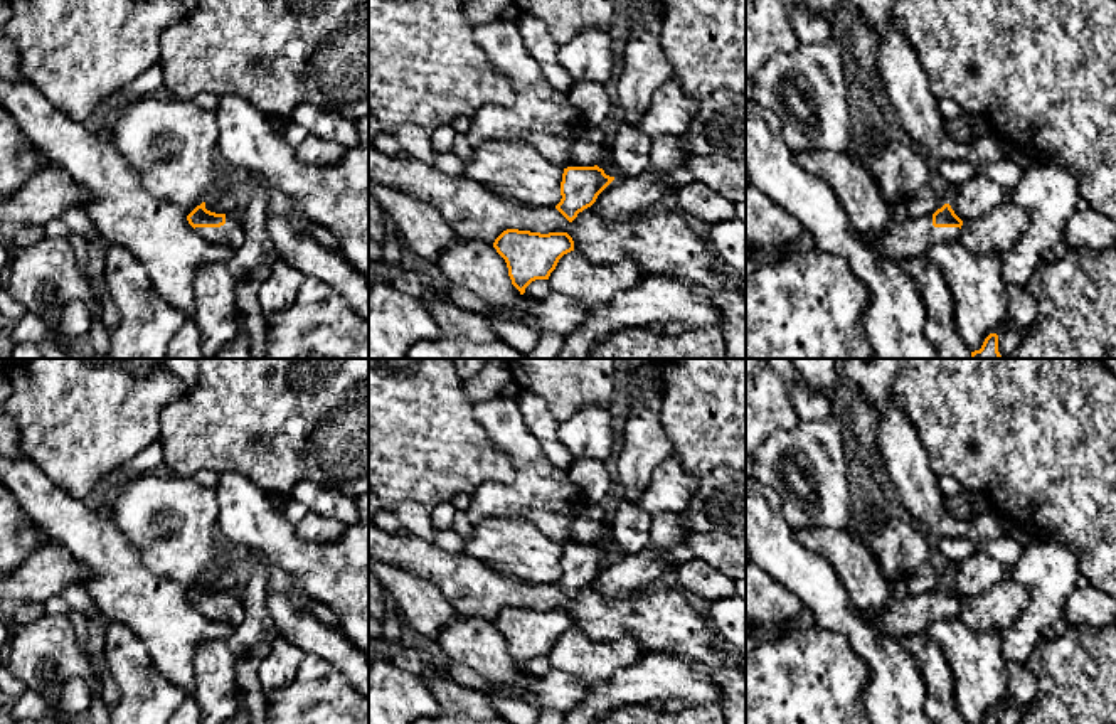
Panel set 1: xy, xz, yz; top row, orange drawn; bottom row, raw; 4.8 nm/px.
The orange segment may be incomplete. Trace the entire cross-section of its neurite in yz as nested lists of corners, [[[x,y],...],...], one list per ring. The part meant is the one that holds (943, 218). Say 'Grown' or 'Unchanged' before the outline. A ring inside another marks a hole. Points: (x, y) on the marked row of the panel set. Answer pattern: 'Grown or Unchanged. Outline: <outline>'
Grown. Outline: [[[944,204],[933,216],[892,221],[887,234],[882,239],[860,236],[855,229],[853,232],[858,239],[872,246],[875,253],[892,261],[901,261],[901,259],[924,258],[934,244],[958,239],[961,226],[963,221],[954,214],[949,204]]]

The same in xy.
Grown. Outline: [[[202,202],[187,216],[187,221],[199,236],[214,244],[227,246],[236,251],[244,242],[244,229],[237,212],[215,214],[207,210],[205,202]]]

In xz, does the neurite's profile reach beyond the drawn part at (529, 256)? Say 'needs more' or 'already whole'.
already whole

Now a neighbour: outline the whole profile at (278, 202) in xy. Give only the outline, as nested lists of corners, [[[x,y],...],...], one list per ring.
[[[239,170],[237,178],[254,178],[268,190],[268,207],[274,216],[291,214],[295,217],[310,219],[310,216],[284,192],[281,192],[274,184],[271,184],[264,175],[256,170]]]

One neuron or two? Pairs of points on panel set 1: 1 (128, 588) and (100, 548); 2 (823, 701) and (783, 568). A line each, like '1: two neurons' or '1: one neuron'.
1: one neuron
2: two neurons

